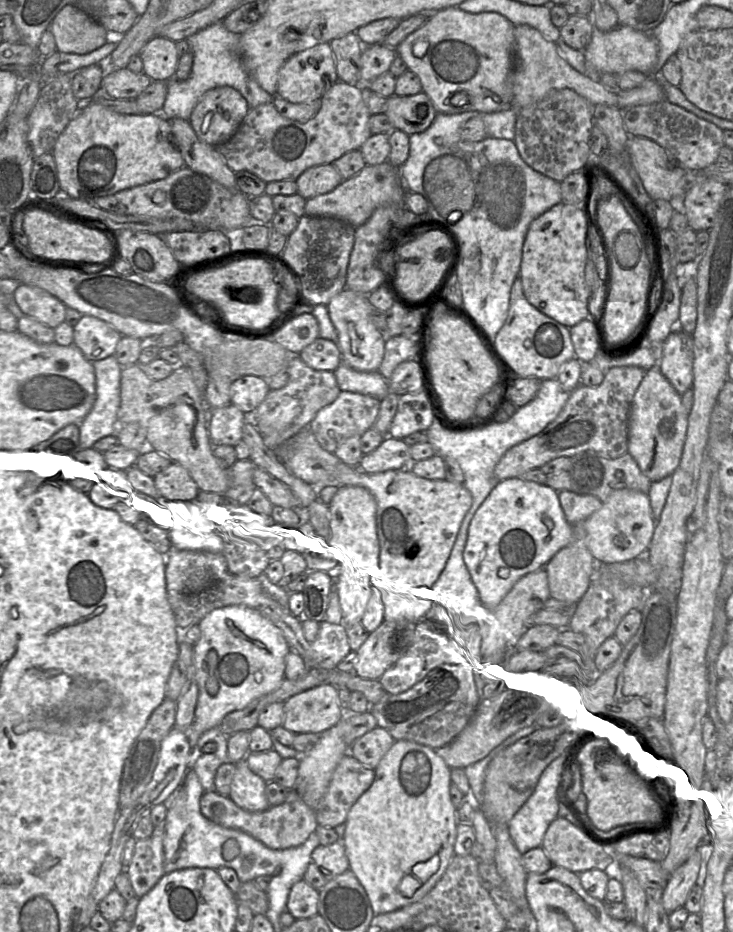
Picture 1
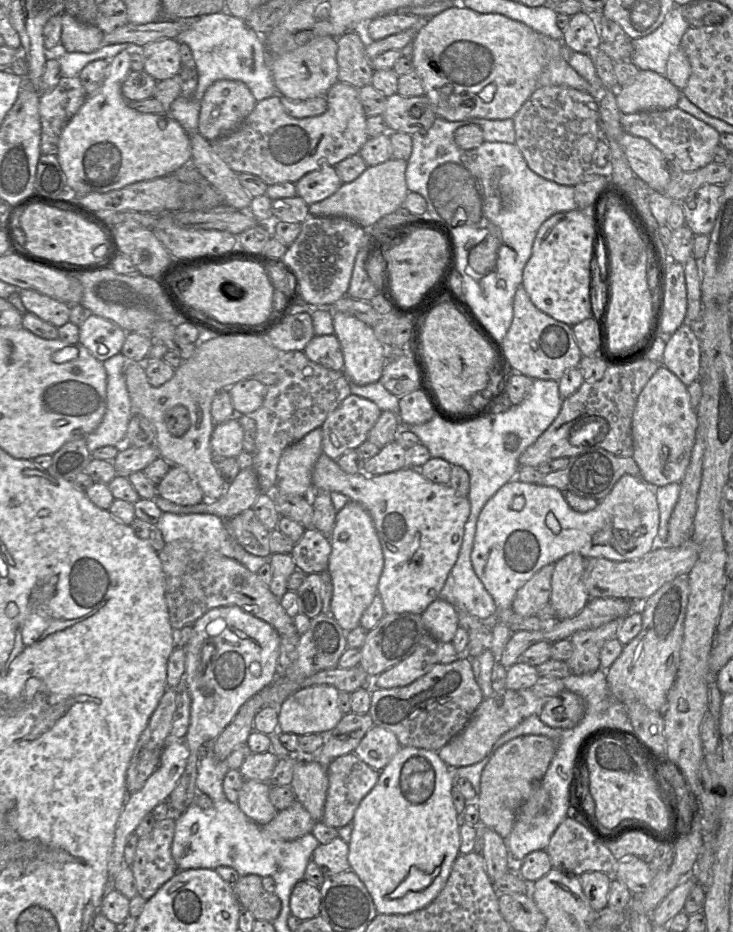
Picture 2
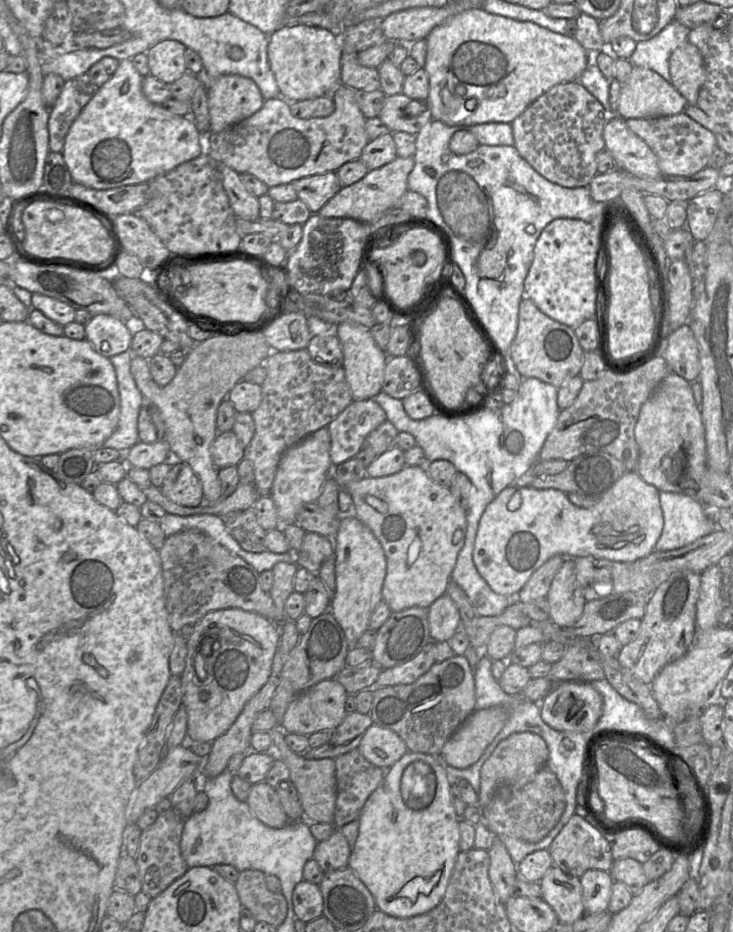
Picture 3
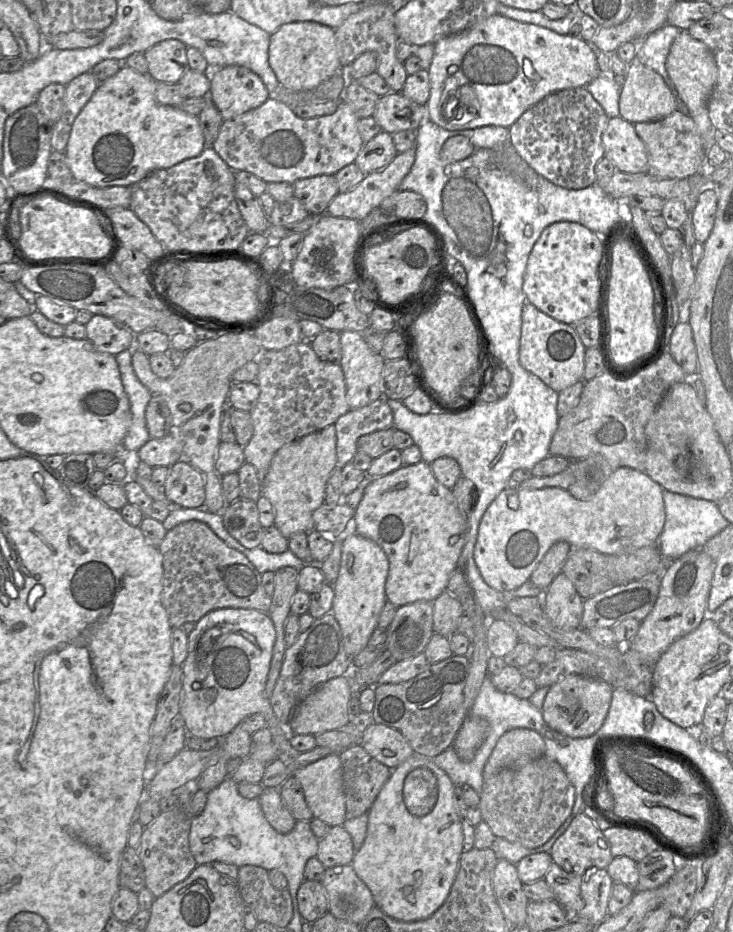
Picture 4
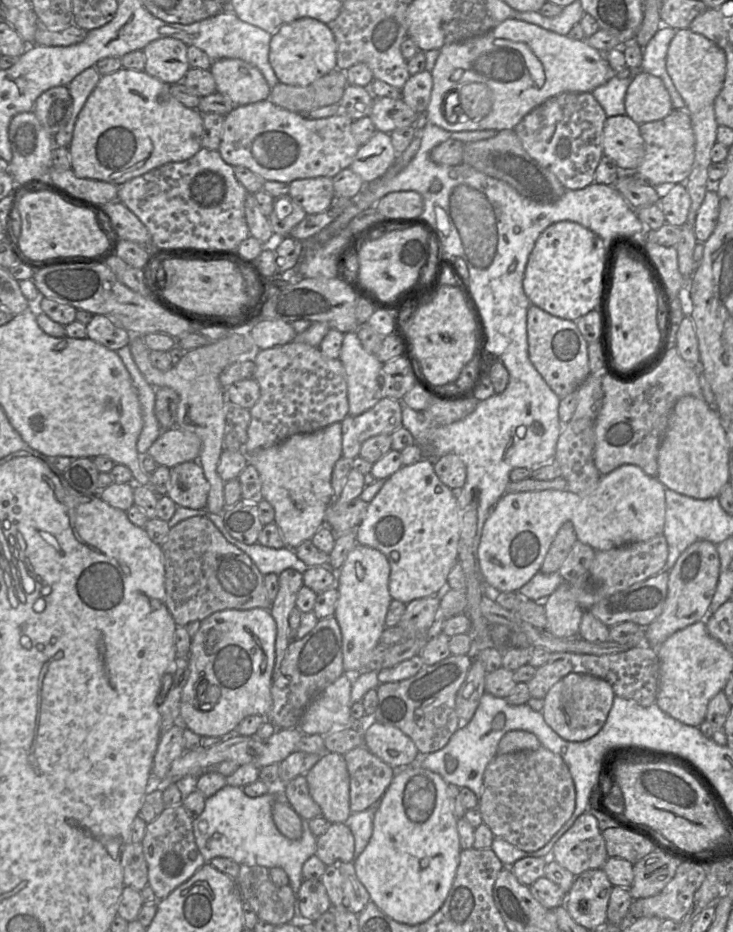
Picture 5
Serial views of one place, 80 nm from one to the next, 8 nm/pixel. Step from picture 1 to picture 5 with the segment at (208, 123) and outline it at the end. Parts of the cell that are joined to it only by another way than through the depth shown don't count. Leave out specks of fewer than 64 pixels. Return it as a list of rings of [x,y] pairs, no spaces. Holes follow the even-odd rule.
[[[223,58],[210,67],[216,83],[216,92],[231,98],[235,106],[267,100],[272,88],[261,71],[240,60]]]

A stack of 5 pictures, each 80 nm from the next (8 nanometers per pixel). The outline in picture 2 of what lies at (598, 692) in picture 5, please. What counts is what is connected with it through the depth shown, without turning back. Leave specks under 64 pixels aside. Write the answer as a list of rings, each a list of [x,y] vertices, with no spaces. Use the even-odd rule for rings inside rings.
[[[566,689],[545,700],[539,711],[539,719],[551,728],[571,729],[583,718],[583,699]]]

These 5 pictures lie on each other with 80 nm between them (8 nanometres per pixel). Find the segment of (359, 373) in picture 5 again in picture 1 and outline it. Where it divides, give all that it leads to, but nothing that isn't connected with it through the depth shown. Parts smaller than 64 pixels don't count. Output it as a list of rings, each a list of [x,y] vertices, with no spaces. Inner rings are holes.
[[[345,288],[330,300],[327,308],[338,335],[342,362],[356,371],[378,371],[385,353],[385,339],[371,321],[368,295]]]

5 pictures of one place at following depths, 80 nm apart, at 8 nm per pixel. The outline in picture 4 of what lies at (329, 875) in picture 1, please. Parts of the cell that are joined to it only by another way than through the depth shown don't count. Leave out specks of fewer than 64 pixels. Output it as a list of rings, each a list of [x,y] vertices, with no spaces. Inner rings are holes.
[[[343,825],[331,827],[329,833],[319,840],[316,857],[326,869],[352,863],[353,842]]]

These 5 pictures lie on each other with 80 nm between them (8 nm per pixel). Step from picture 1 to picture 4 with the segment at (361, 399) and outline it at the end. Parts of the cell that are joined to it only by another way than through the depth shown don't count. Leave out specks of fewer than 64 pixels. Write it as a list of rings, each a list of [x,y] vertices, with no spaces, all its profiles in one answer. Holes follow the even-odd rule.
[[[382,397],[359,409],[350,409],[334,423],[337,466],[350,463],[358,451],[361,436],[393,428],[393,413]]]

